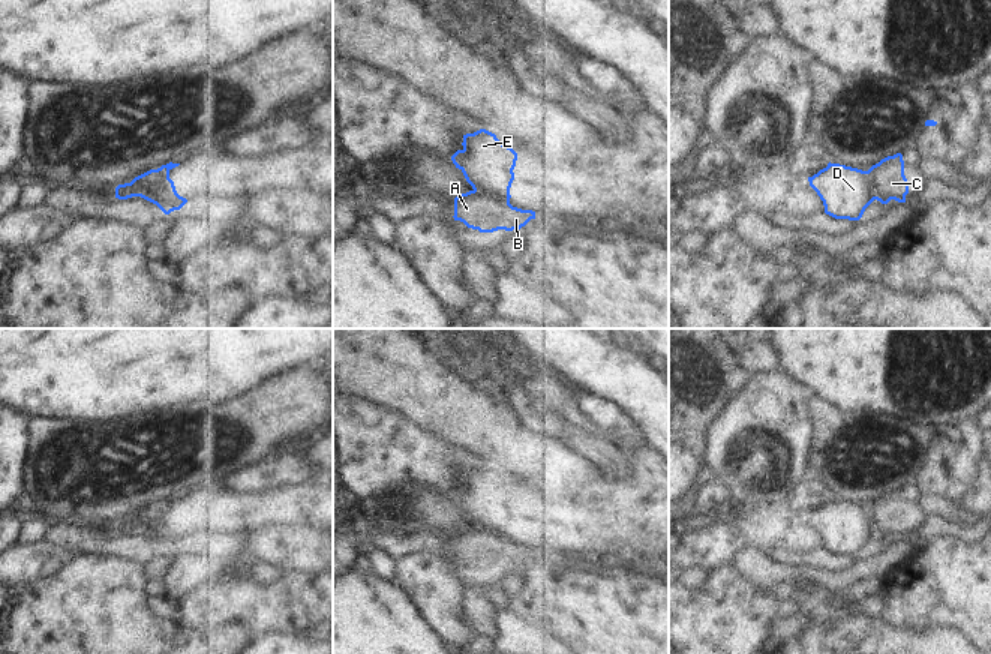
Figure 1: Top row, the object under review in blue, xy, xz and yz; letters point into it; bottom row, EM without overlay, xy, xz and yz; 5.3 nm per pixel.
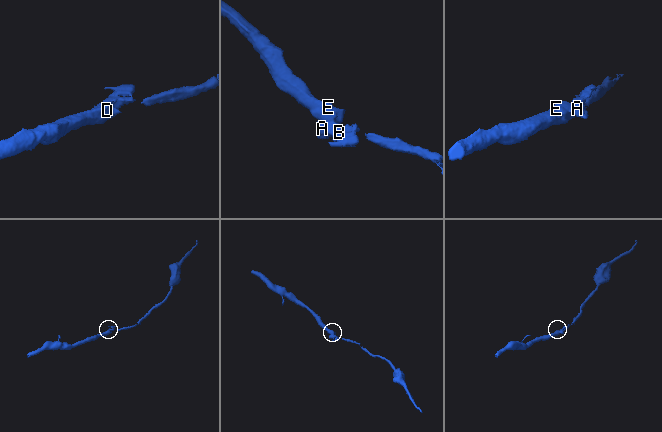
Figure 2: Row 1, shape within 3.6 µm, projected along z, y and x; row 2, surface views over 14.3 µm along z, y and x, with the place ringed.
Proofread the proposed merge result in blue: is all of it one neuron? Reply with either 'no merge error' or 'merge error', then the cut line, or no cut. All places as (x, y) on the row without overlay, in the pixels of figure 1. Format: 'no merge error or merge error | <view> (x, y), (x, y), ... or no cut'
merge error | xy (173, 519), (168, 516), (153, 519), (140, 531)

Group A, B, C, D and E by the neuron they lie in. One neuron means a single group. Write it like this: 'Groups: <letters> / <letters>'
Groups: A B C / D E.

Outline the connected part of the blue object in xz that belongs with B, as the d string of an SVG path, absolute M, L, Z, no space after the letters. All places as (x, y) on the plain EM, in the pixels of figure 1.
M469 526L454 534L454 556L480 568L498 566L513 567L535 555L535 548L522 546L510 540L510 528L477 528Z

